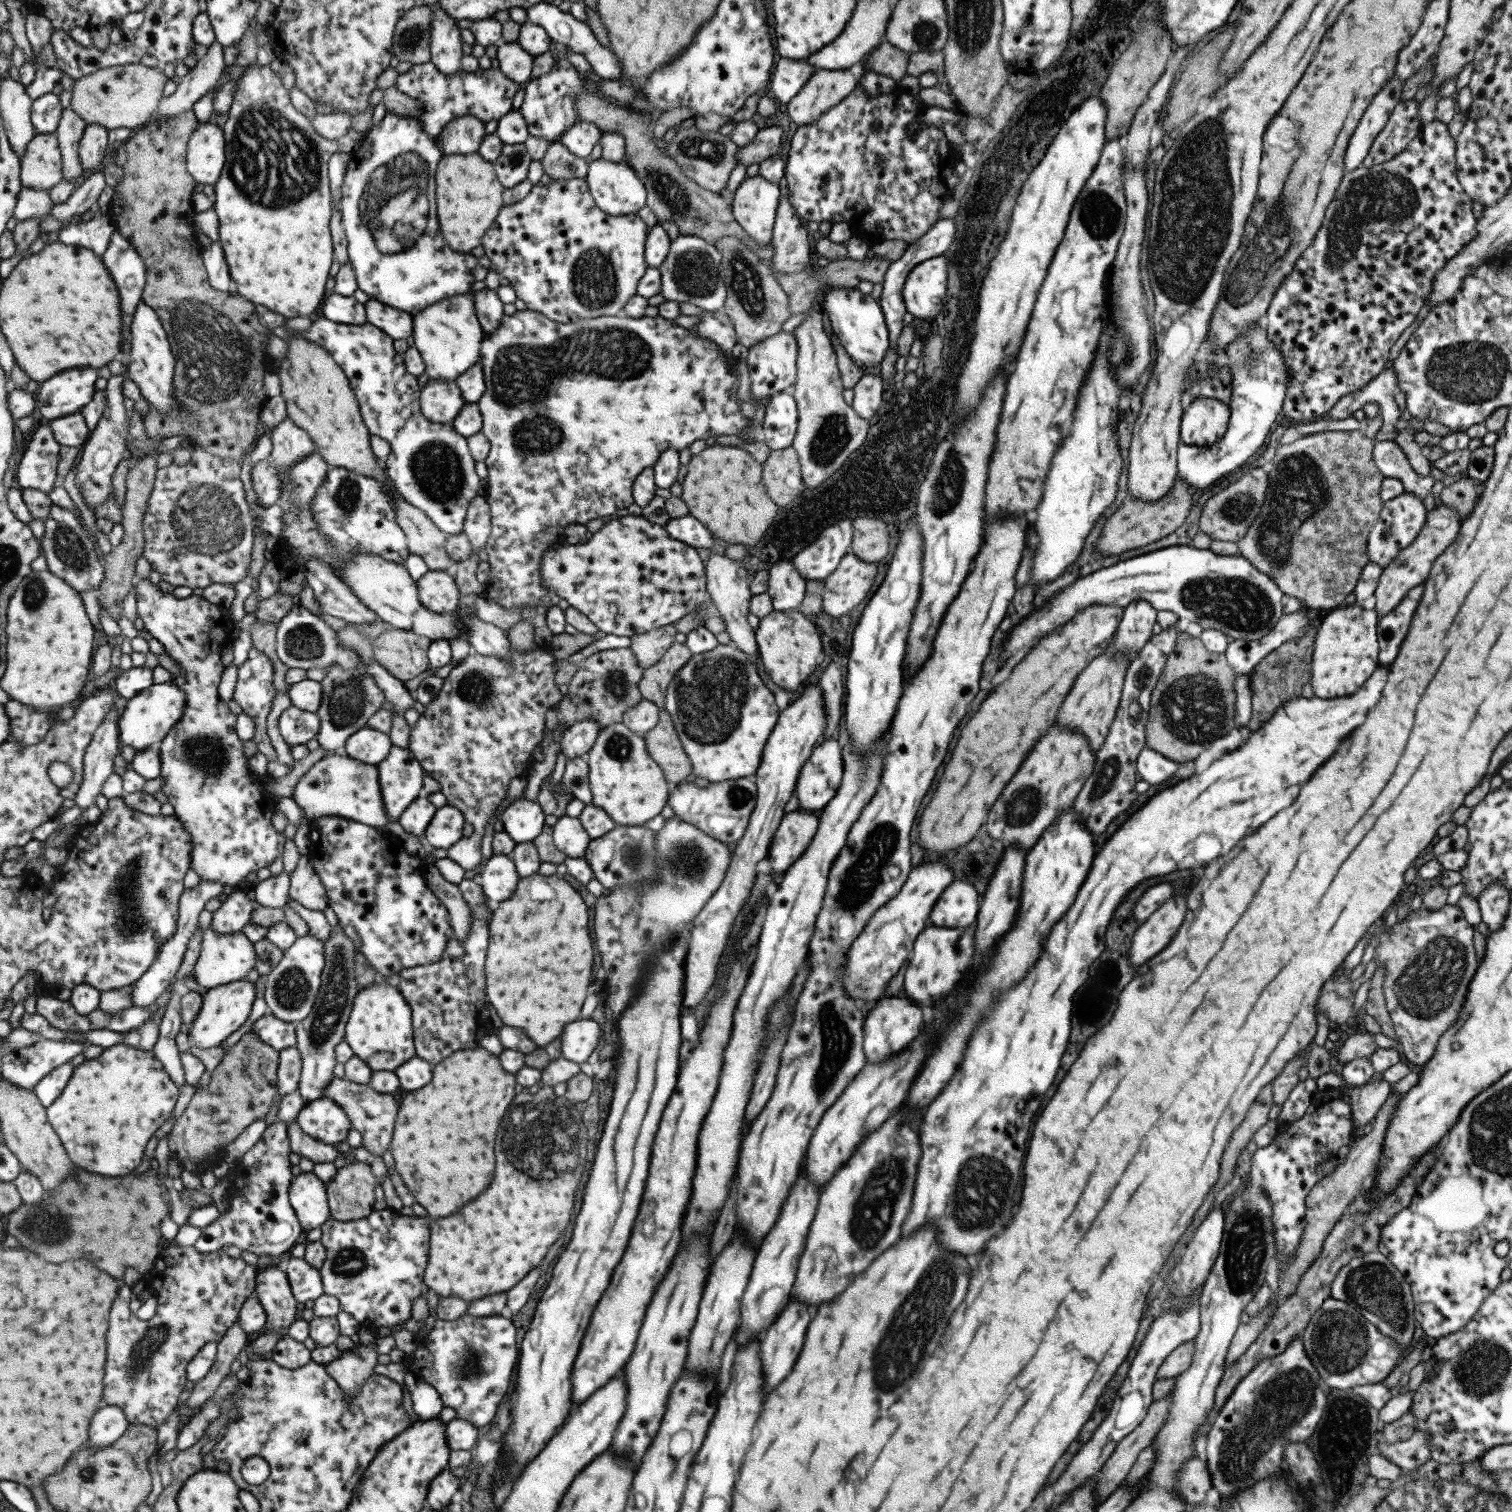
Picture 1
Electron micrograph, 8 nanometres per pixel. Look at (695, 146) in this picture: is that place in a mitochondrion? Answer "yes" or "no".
yes

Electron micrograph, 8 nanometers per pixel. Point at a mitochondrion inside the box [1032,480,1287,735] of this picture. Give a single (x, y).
(1231, 601)

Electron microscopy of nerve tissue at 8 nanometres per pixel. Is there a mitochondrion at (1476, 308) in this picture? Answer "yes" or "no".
no

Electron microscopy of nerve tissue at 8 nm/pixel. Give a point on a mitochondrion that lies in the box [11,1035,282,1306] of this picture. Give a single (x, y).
(34, 1227)

